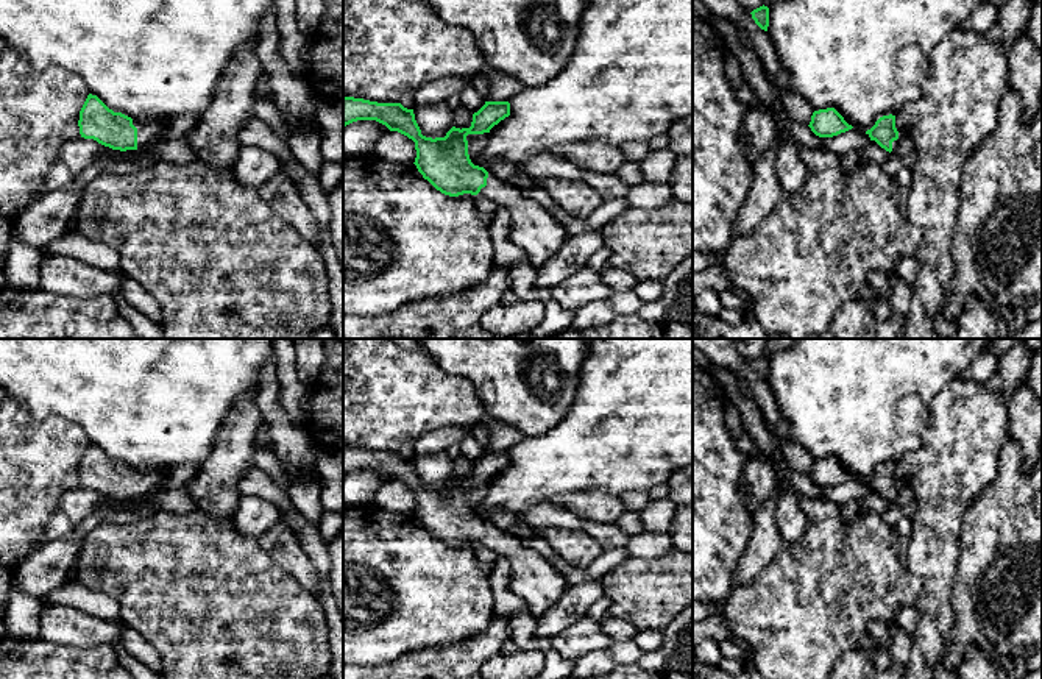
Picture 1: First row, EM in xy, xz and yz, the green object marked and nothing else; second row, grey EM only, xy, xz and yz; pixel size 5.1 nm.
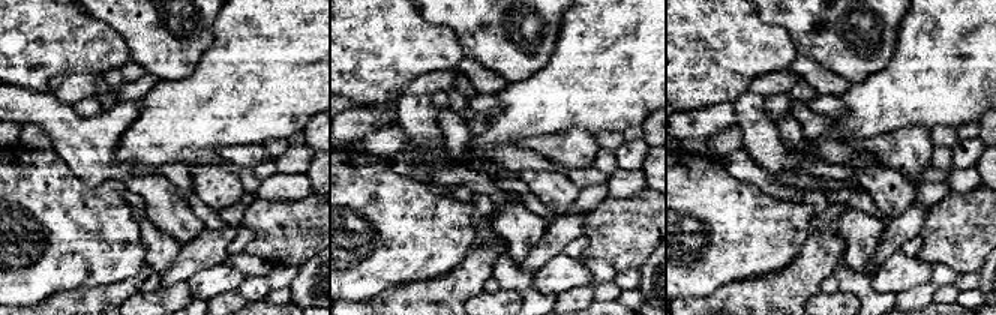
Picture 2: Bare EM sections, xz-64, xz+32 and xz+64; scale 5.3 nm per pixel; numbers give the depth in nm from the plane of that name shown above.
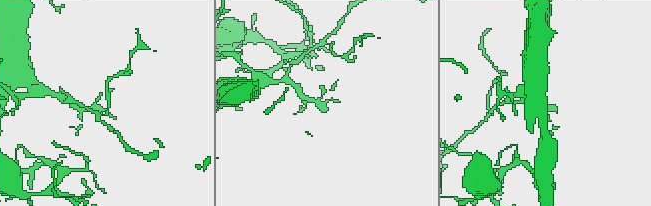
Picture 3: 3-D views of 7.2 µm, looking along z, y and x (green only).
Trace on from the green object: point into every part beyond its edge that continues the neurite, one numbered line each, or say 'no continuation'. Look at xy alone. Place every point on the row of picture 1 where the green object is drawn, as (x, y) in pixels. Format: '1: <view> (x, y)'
1: xy (148, 131)

